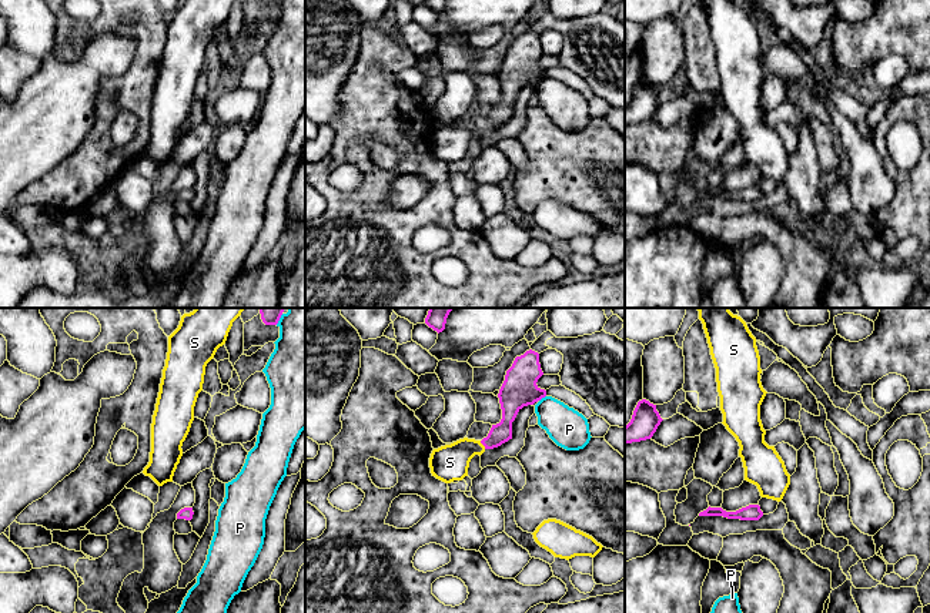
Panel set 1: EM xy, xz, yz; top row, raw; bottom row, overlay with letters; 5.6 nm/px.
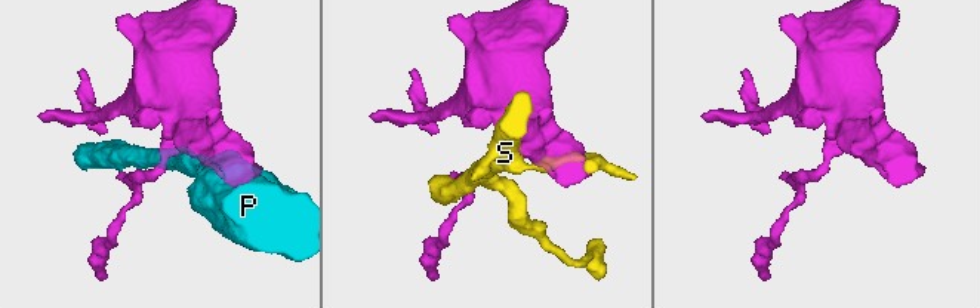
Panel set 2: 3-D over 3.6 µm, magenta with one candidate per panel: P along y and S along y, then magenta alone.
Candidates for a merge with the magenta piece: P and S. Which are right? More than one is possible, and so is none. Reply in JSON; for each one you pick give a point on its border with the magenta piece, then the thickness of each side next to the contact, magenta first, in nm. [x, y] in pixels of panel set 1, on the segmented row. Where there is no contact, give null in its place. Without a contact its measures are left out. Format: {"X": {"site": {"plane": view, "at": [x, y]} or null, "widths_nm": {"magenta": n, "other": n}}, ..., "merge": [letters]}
{"merge": []}

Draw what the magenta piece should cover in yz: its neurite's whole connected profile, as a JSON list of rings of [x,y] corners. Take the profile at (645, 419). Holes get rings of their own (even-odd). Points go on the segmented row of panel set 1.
[[[646,399],[639,401],[630,422],[625,426],[625,443],[650,439],[662,421],[656,405]]]

